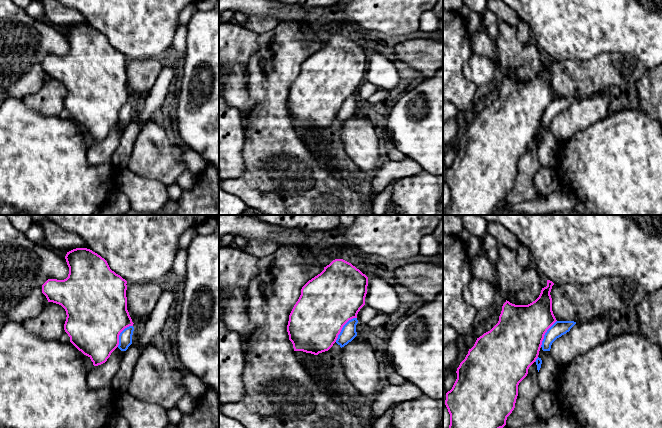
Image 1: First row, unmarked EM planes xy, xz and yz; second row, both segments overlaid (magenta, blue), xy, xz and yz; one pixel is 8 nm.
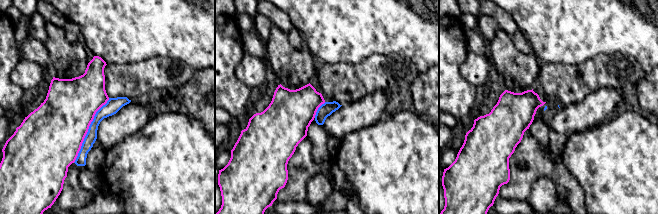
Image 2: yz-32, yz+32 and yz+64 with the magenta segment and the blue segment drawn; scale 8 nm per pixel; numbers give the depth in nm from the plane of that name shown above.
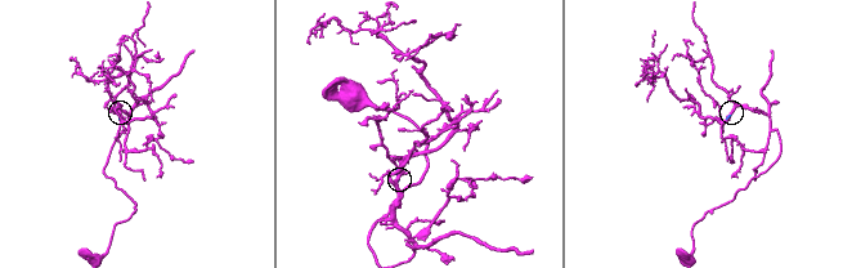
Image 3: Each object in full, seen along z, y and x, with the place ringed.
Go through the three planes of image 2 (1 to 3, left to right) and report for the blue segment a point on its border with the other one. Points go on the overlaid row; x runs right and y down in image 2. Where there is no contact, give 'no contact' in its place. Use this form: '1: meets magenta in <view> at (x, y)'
1: meets magenta in yz-32 at (87, 130)
2: meets magenta in yz+32 at (317, 109)
3: no contact

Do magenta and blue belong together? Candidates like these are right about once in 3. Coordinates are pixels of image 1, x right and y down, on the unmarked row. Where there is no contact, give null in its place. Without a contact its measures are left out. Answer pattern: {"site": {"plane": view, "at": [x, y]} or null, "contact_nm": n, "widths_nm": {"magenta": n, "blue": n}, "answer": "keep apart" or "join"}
{"site": {"plane": "xz", "at": [342, 103]}, "contact_nm": 260, "widths_nm": {"magenta": 460, "blue": 120}, "answer": "keep apart"}

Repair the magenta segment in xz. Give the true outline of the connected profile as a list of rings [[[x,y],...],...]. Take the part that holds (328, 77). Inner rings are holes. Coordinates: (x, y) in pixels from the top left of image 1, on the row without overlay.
[[[335,35],[324,46],[309,56],[301,65],[301,71],[294,81],[287,101],[289,116],[294,127],[318,131],[328,127],[336,118],[343,102],[357,94],[365,81],[368,53],[351,39]]]

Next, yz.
[[[547,56],[539,73],[528,81],[515,81],[506,76],[498,99],[477,114],[465,135],[457,144],[457,155],[446,169],[445,181],[450,190],[450,201],[443,215],[492,215],[493,210],[506,201],[507,193],[515,184],[518,161],[527,152],[529,143],[536,137],[547,106],[557,97],[552,87],[550,71],[554,59]]]

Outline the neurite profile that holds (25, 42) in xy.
[[[0,0],[0,105],[10,98],[22,100],[37,93],[48,78],[42,69],[42,61],[48,55],[64,56],[68,50],[69,43],[65,32],[60,31],[57,26],[30,17],[25,9],[17,6],[12,0]]]

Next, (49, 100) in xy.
[[[47,78],[37,93],[30,94],[22,100],[28,107],[43,115],[59,116],[65,108],[66,93],[66,87],[61,81]]]

